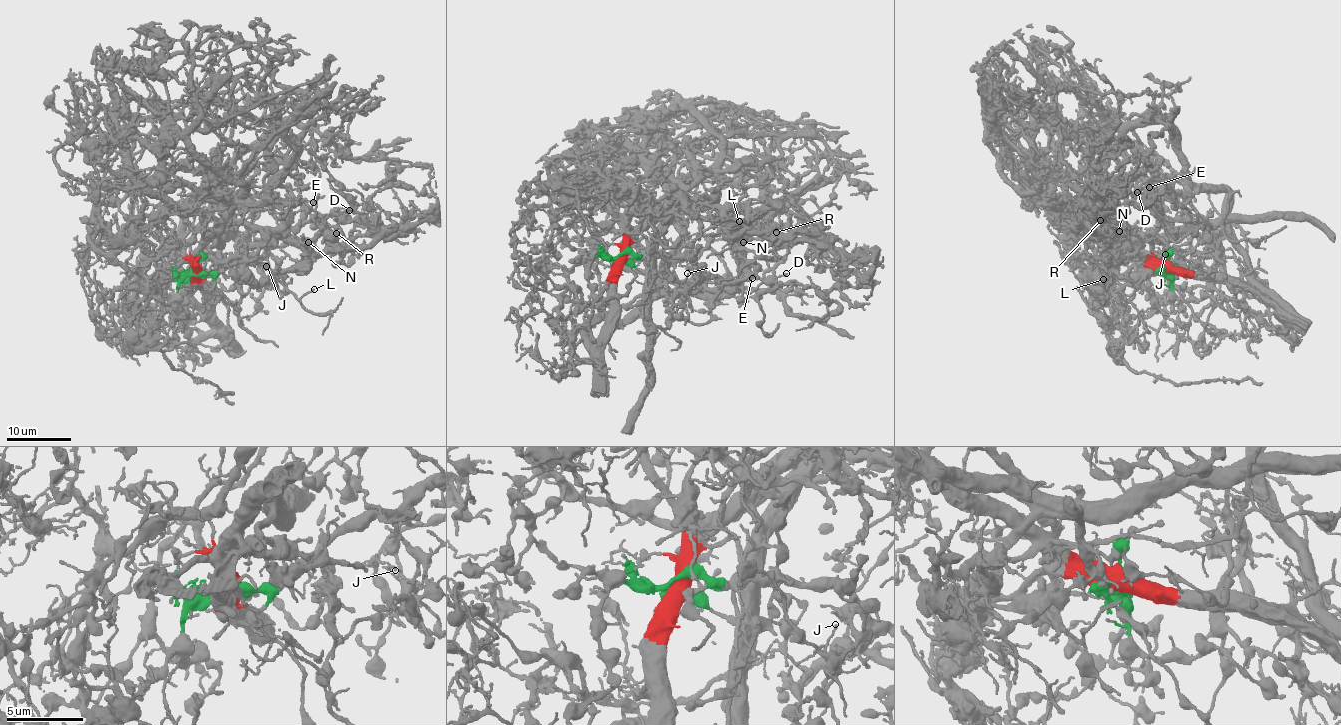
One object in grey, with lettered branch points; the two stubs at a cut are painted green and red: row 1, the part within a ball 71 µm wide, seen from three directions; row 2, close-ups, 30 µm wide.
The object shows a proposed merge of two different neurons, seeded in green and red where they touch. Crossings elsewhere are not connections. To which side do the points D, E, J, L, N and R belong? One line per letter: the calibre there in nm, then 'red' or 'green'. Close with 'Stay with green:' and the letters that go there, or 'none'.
D: 200 nm thick; green
E: 140 nm thick; green
J: 90 nm thick; green
L: 110 nm thick; red
N: 130 nm thick; red
R: 120 nm thick; red
Stay with green: D, E, J

